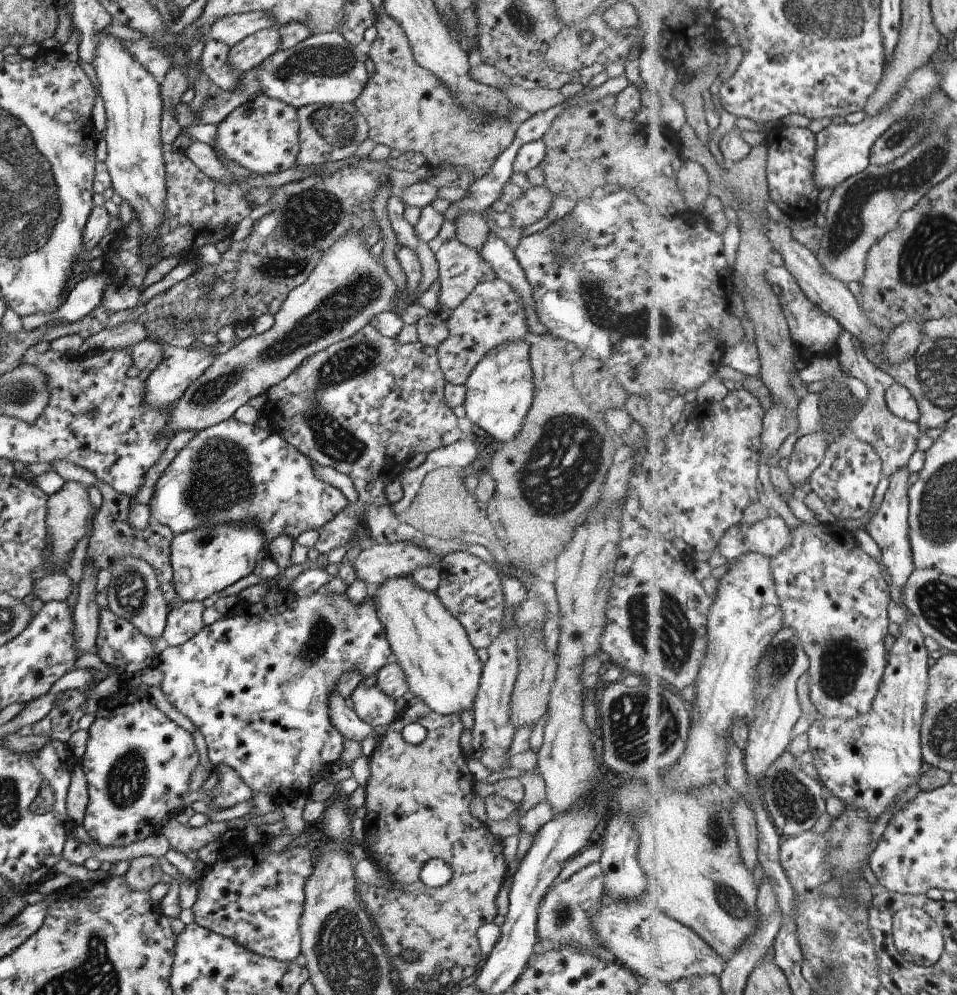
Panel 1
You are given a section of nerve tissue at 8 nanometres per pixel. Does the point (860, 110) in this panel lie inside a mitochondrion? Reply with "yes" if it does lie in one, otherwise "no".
no

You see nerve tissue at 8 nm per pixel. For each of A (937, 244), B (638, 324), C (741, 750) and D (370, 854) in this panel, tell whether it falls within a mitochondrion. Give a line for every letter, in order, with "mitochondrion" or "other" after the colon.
A: mitochondrion
B: mitochondrion
C: other
D: other

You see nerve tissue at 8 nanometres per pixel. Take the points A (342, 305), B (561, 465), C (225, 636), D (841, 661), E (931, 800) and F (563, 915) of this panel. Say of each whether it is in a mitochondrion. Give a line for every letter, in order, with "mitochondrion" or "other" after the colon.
A: mitochondrion
B: mitochondrion
C: other
D: mitochondrion
E: other
F: mitochondrion

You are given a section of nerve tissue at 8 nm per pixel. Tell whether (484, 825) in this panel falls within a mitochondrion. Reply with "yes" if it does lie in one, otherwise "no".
no

